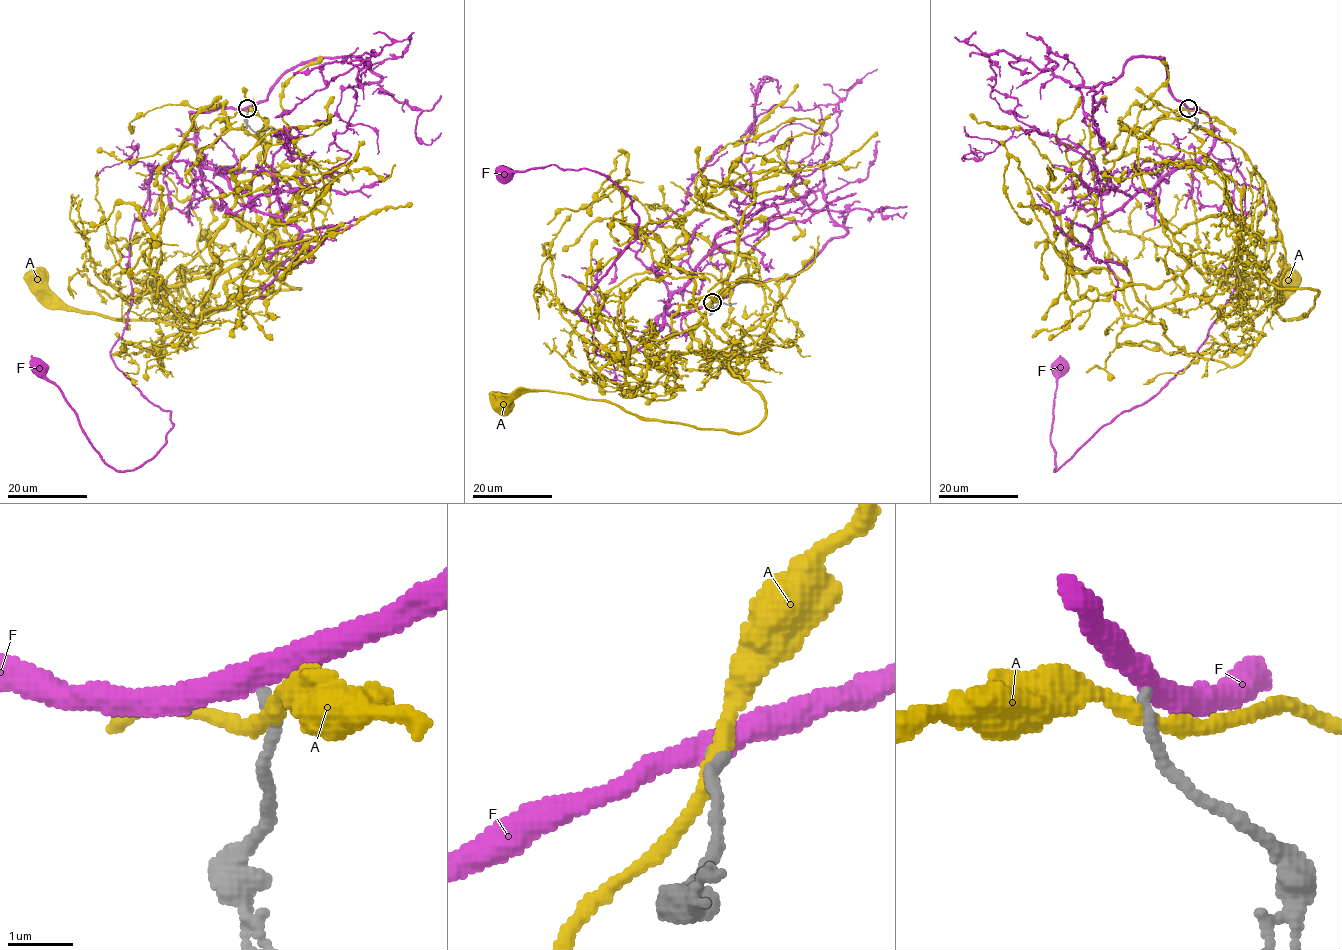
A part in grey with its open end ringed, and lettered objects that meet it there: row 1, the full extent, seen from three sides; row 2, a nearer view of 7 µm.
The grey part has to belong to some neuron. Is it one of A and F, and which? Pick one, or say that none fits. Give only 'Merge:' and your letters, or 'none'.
Merge: none

